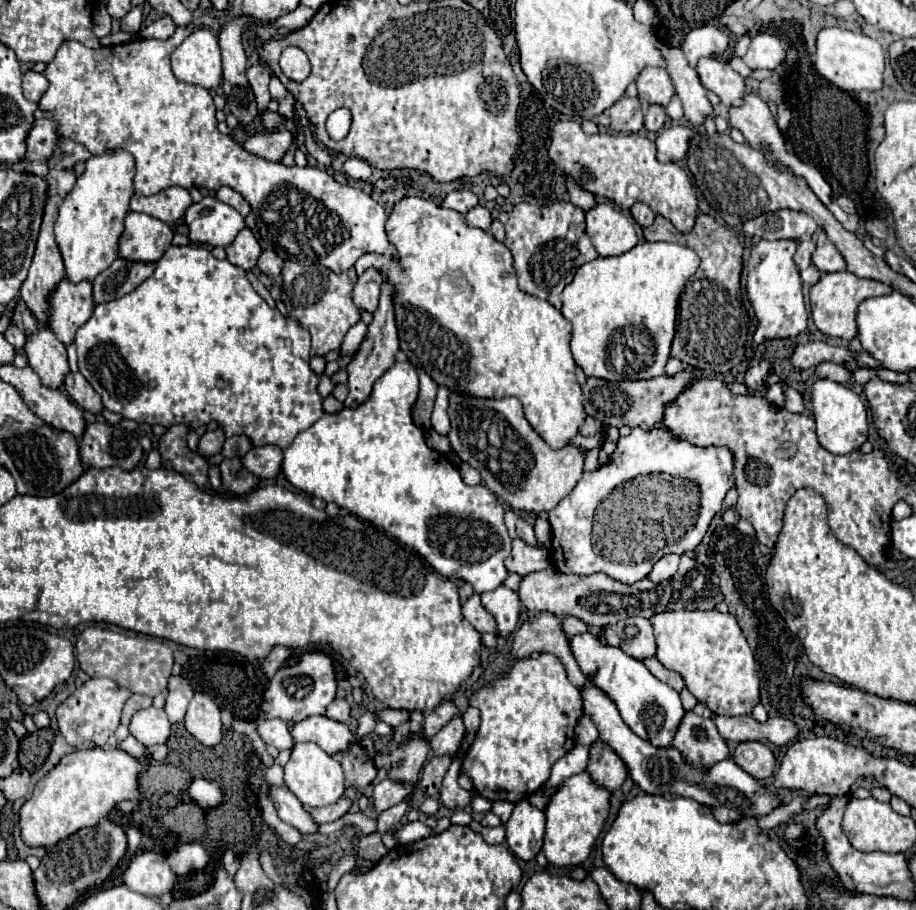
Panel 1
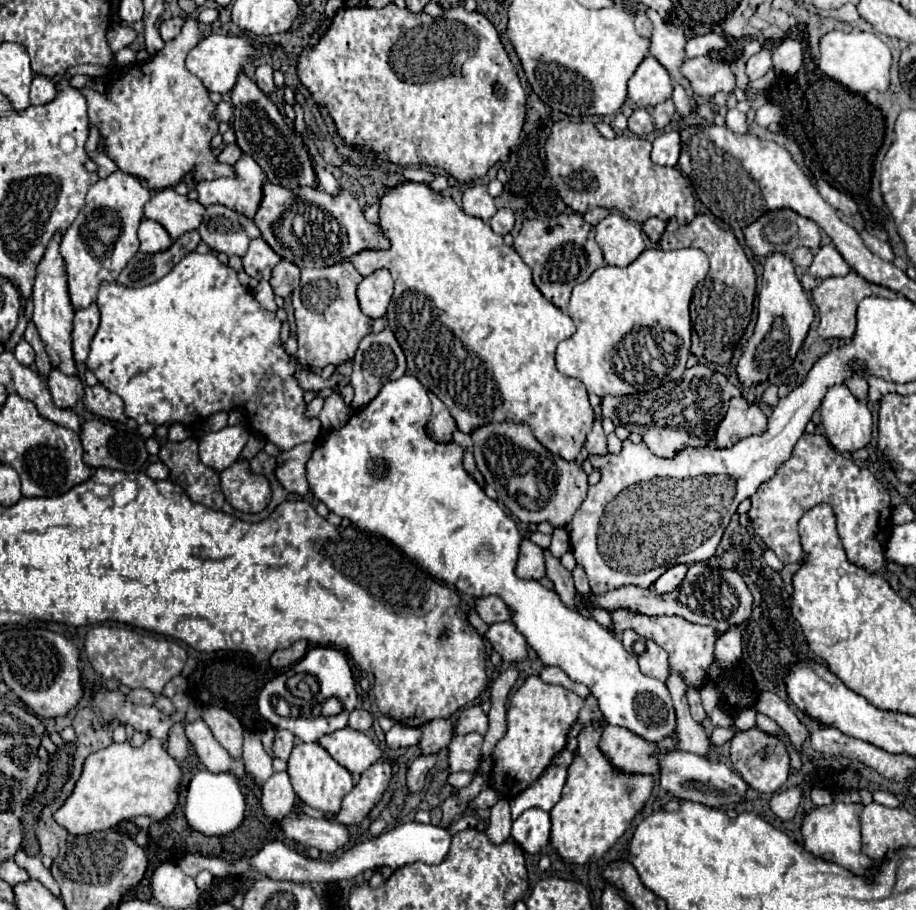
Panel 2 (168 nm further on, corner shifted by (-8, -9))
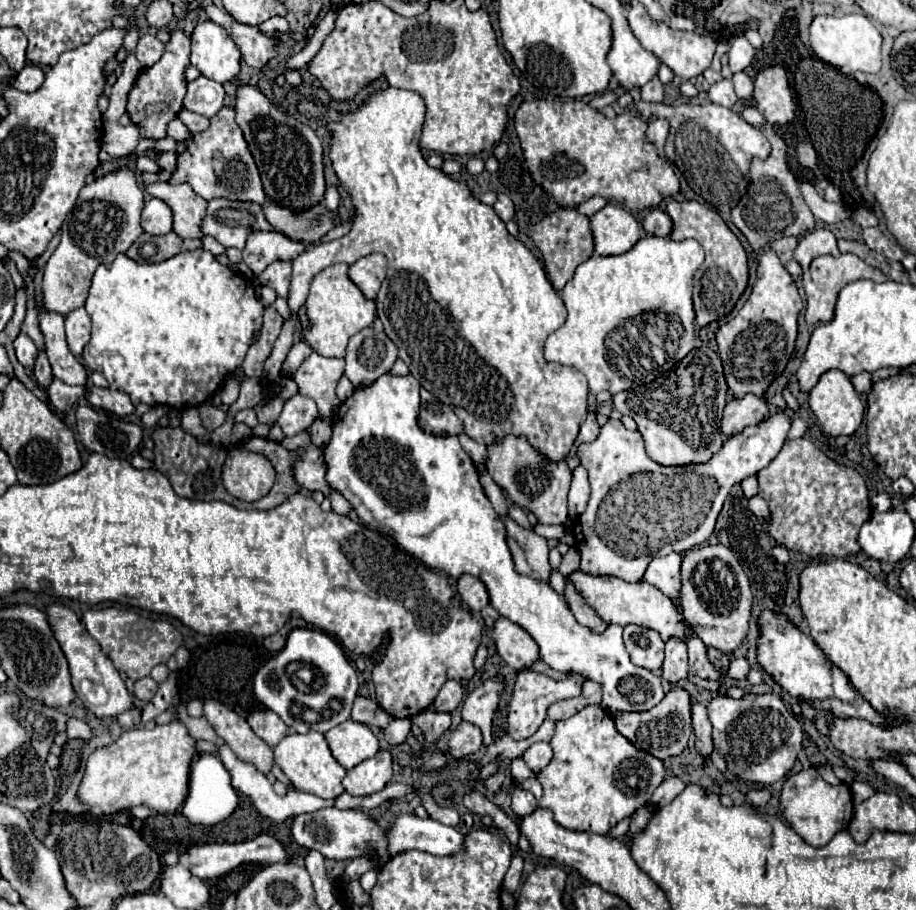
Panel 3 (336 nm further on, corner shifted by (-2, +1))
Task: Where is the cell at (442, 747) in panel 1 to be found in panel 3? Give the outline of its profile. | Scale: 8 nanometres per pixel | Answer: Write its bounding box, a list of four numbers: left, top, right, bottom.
[448,722,482,758]

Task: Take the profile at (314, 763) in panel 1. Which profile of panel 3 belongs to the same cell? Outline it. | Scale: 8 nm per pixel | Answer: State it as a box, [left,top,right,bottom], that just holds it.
[274,732,346,798]

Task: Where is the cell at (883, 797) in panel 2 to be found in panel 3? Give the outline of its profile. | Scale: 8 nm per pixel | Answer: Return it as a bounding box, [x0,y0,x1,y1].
[850,780,876,804]

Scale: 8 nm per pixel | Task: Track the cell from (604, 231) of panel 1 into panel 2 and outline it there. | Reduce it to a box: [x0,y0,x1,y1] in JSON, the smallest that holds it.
[596,212,644,266]

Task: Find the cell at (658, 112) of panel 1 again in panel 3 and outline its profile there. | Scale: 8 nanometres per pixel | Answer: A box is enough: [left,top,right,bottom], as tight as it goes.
[642,78,664,102]

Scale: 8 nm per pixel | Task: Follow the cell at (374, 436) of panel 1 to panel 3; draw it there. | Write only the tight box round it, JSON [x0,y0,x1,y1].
[324,374,664,712]

